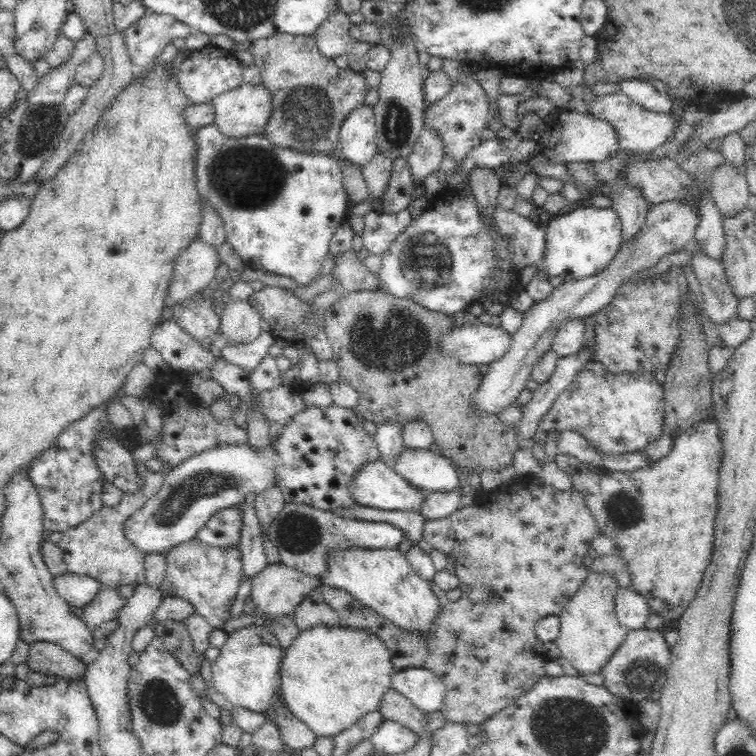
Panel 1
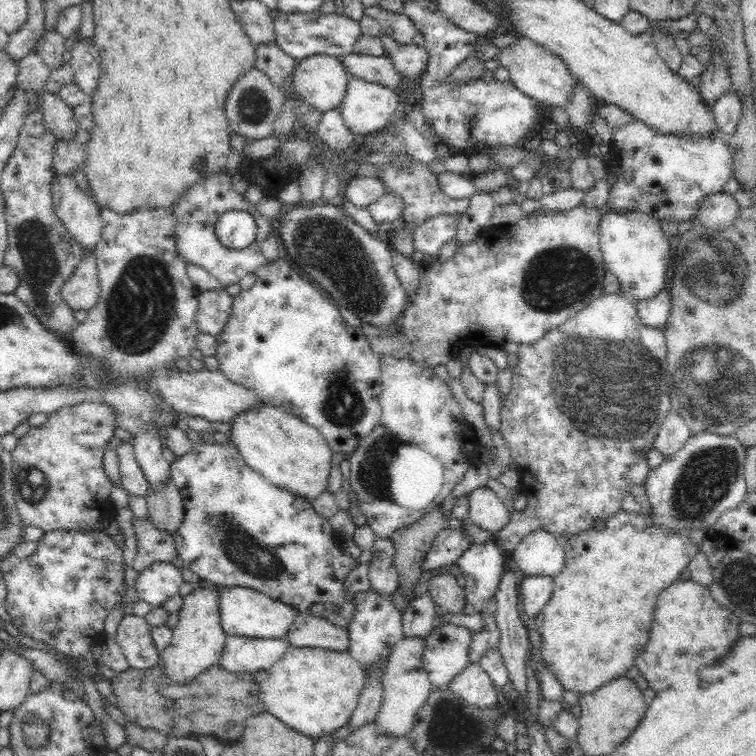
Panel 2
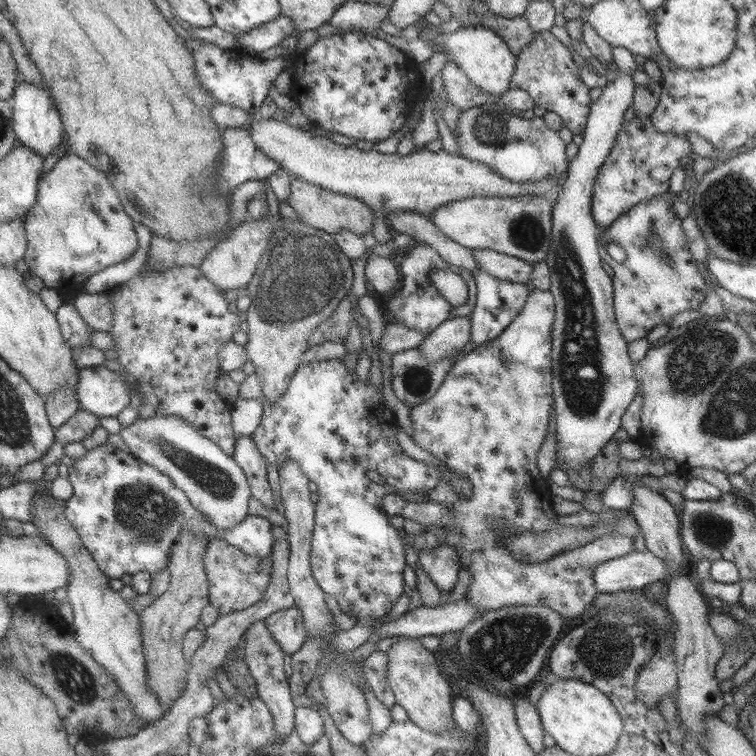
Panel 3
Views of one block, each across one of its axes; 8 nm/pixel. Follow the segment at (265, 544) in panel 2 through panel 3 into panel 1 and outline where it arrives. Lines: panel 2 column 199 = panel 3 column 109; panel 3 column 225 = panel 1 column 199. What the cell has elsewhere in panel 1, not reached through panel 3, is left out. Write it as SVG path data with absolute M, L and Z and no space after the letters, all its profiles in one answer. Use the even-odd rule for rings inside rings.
M236 505L216 512L195 535L206 549L223 550L239 546L242 517Z

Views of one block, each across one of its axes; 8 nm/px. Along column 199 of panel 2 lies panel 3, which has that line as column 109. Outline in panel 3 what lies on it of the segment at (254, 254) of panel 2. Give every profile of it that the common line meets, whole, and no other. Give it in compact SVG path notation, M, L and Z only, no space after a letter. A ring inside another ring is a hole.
M66 152L65 154L59 156L53 167L47 173L42 173L39 180L37 180L37 198L35 198L33 206L31 206L31 208L29 208L26 212L23 220L27 246L22 259L24 260L28 271L32 275L39 277L39 279L43 281L43 285L45 287L51 289L61 288L61 286L67 282L71 284L71 288L79 289L79 287L95 273L102 271L107 266L111 266L116 262L128 258L133 252L135 252L138 243L132 223L133 220L127 216L126 212L122 208L122 204L120 203L113 186L111 186L109 179L107 179L102 172L93 168L91 164L89 164L86 160L83 160L80 156L71 152Z

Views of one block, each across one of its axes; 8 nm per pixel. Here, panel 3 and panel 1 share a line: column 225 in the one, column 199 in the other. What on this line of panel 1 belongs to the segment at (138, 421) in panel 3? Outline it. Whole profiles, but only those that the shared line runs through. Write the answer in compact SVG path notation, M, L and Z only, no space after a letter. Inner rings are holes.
M249 444L217 445L208 448L188 460L177 464L170 473L165 473L161 490L152 496L137 512L128 516L122 523L122 535L126 541L130 541L136 551L144 557L152 554L167 554L178 544L188 544L200 528L220 510L234 507L244 500L248 494L258 494L266 486L278 486L276 481L277 456L271 446L266 446L264 452L255 452Z

